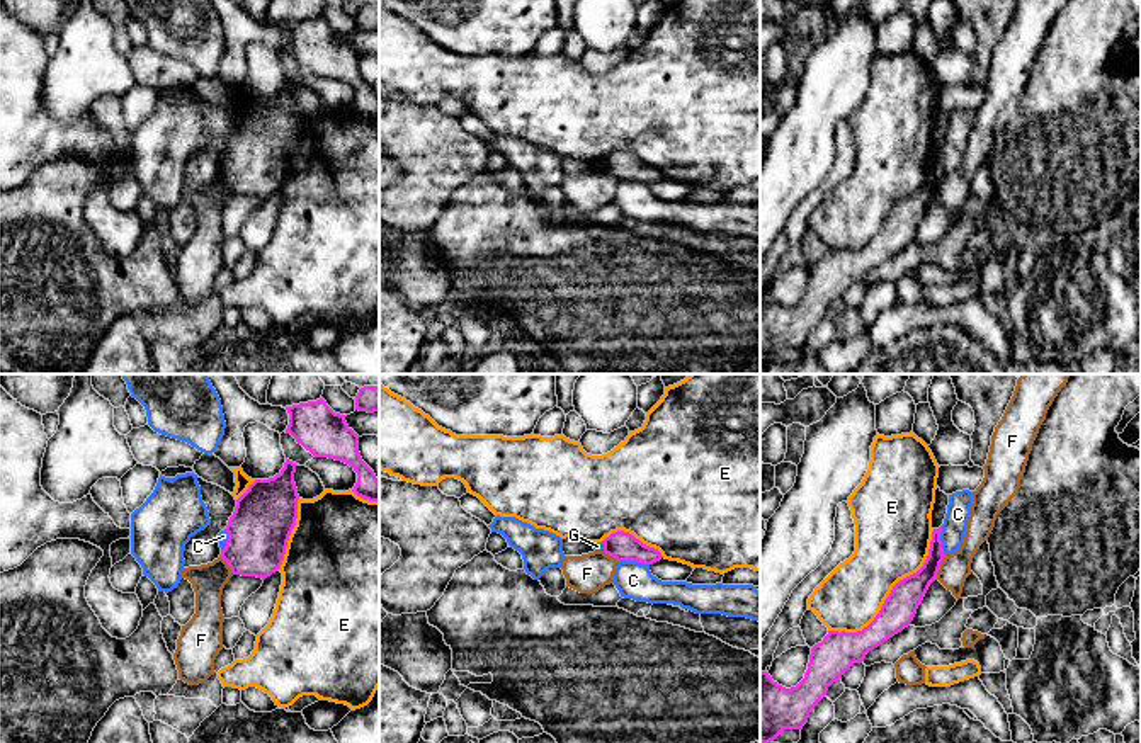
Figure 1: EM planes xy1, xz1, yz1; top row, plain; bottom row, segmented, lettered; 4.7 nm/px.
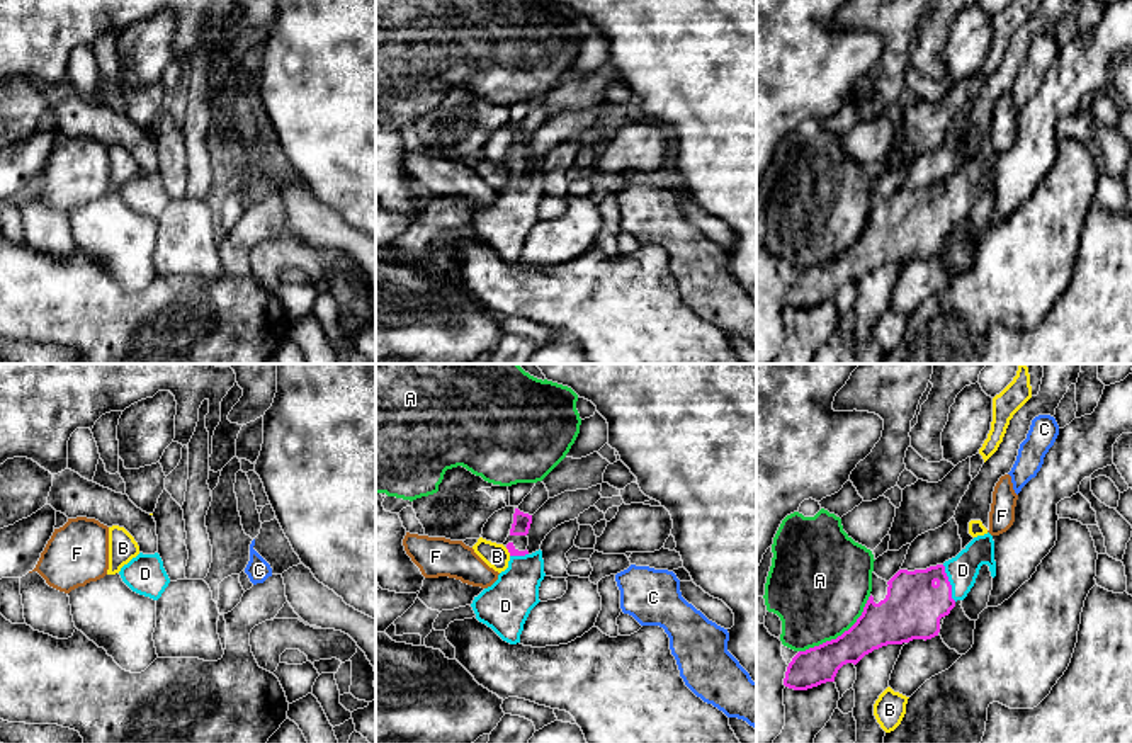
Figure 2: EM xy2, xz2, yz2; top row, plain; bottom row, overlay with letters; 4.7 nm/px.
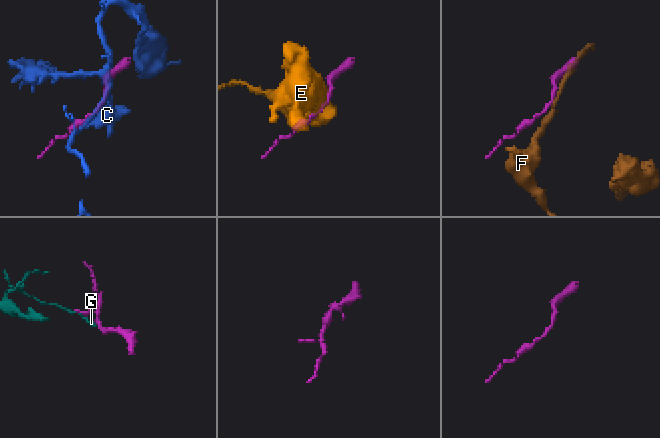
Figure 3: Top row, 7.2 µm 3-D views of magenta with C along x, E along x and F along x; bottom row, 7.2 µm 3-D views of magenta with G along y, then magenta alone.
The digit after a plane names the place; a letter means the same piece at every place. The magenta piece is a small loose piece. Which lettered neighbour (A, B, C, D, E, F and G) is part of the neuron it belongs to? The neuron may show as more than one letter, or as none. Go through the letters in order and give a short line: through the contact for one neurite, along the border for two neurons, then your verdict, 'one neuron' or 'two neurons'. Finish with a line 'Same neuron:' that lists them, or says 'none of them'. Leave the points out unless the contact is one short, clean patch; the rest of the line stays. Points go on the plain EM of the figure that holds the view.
A: two neurons
B: line xz2 (505, 167), (510, 174); two neurons
C: two neurons
D: line yz2 (913, 225), (930, 221), (949, 203), (962, 189); one neuron
E: two neurons
F: line yz1 (946, 174), (936, 198); two neurons
G: line xz1 (601, 162), (604, 169); two neurons
Same neuron: D

